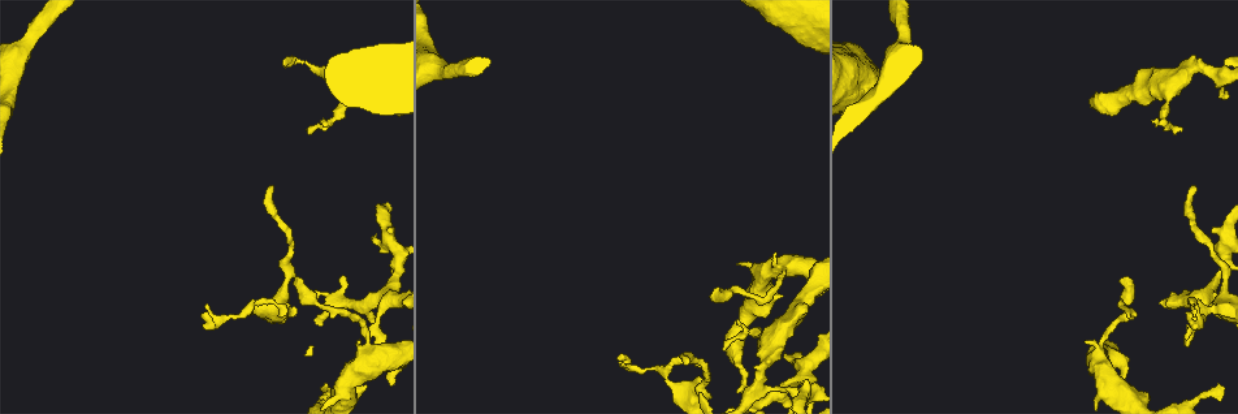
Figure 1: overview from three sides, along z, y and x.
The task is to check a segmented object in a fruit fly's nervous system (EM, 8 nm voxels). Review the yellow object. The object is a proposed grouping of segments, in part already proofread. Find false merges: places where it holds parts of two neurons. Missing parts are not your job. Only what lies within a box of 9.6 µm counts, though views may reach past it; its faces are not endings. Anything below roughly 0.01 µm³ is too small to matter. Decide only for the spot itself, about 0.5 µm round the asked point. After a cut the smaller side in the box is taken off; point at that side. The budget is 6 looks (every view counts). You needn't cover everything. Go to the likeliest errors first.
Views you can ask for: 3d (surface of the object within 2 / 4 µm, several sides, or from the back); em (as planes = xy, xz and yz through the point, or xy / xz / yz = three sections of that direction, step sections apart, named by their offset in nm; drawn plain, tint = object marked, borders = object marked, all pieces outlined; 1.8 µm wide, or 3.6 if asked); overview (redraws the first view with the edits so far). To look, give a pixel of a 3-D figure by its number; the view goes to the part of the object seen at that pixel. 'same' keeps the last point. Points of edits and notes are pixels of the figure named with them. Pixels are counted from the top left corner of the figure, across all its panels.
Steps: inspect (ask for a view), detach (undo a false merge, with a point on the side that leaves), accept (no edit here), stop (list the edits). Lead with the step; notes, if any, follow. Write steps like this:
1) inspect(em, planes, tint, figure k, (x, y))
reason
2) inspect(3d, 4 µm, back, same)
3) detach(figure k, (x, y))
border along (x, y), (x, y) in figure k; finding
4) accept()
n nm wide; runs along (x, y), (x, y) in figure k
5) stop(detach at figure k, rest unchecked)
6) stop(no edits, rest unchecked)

inspect(em, planes, tint, figure 1, (649, 369))
sharp bend

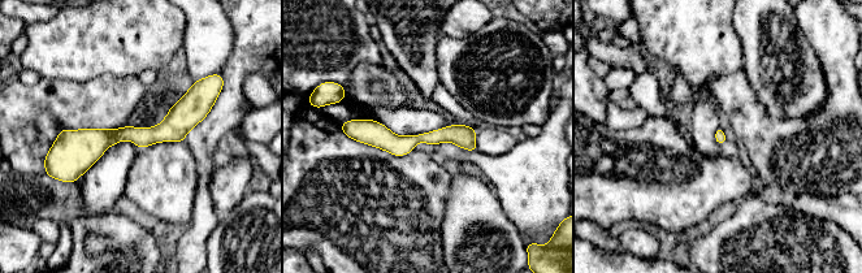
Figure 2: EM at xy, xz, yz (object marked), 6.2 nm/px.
accept()
runs along (207, 104), (159, 134), (59, 143) in figure 2; one neuron here

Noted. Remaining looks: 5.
inspect(3d, 2 µm, figure 1, (390, 241))
sudden change in width

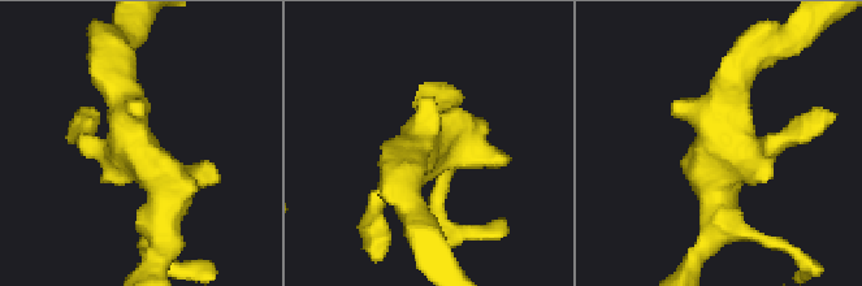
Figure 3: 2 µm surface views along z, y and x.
inspect(em, xz, step 16, tint, figure 3, (725, 146))
need the tissue

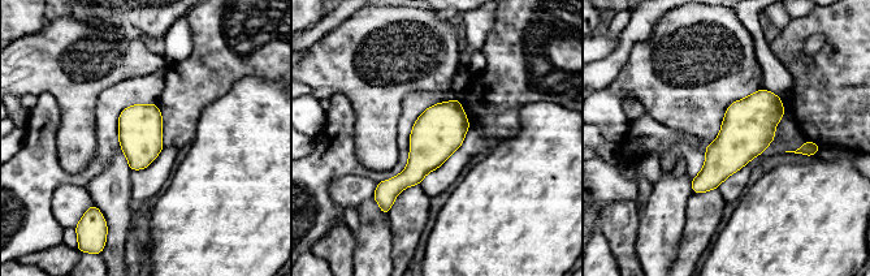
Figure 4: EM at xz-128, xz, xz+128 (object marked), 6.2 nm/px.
accept()
all the same neuron

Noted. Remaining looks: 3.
inspect(em, planes, tint, figure 1, (757, 331))
thick turns thin

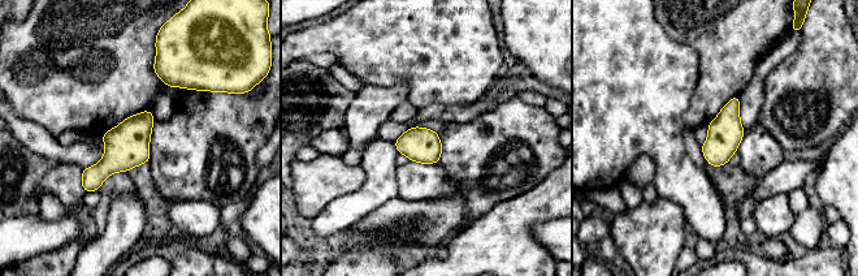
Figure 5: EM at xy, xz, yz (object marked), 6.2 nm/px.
accept()
continuous, no second neuron

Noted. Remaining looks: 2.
stop(no edits, rest unchecked)

